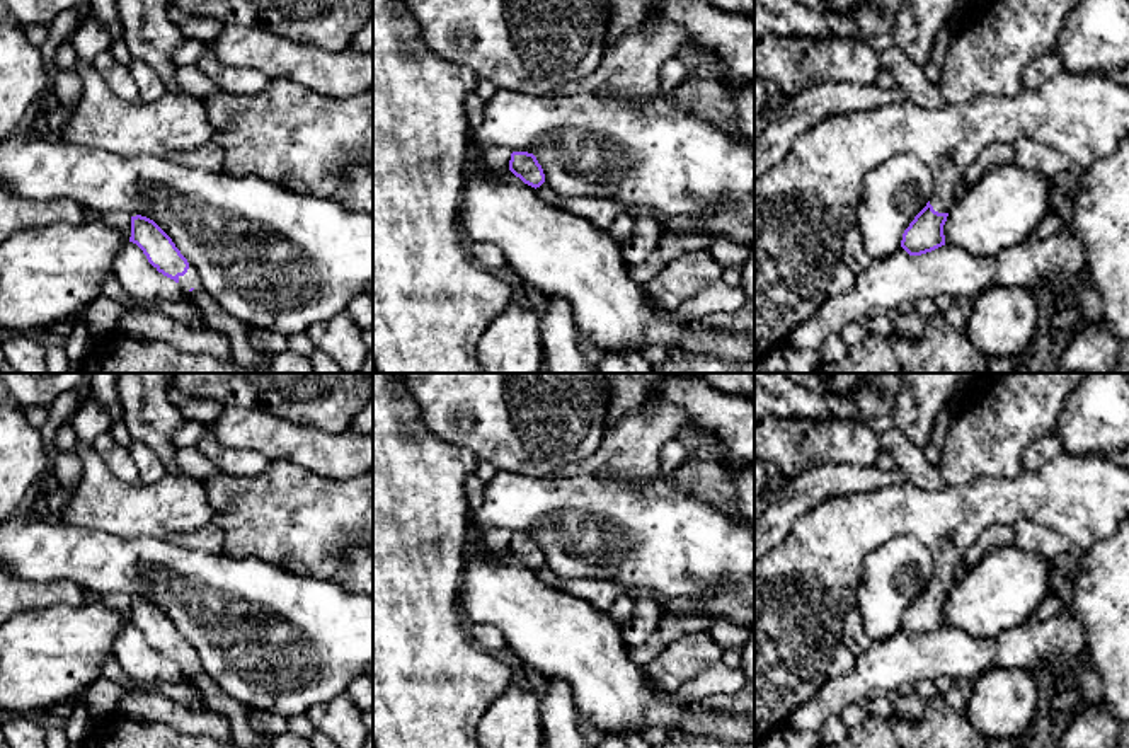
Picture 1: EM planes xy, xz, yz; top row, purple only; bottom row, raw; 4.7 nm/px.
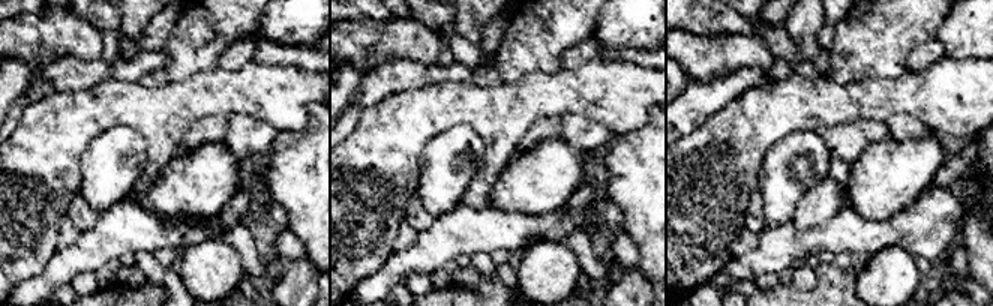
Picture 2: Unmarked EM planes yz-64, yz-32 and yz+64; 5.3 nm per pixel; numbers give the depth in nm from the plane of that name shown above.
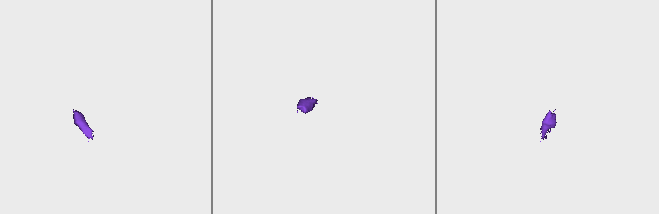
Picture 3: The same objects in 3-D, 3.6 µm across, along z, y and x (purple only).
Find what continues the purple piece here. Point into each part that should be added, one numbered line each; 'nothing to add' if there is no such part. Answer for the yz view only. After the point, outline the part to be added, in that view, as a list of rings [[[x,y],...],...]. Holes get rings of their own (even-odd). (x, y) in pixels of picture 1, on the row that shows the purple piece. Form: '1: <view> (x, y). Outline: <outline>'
1: yz (804, 207). Outline: [[[1061,72],[1040,89],[1013,97],[979,95],[964,104],[921,107],[909,99],[858,109],[804,131],[788,153],[754,181],[754,365],[829,296],[845,237],[857,227],[857,206],[867,172],[897,153],[913,153],[933,174],[930,204],[948,213],[962,172],[991,143],[1040,141],[1090,167],[1115,153],[1129,136],[1129,87],[1102,75]]]

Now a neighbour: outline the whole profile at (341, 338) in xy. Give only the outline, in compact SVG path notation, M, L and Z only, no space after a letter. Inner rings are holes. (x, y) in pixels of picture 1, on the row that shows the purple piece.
M347 312L313 324L307 329L307 336L315 349L325 353L344 373L358 373L370 353L363 341L363 329Z

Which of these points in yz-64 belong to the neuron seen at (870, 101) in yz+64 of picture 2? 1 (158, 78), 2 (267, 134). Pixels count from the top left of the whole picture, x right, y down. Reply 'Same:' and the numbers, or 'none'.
Same: none

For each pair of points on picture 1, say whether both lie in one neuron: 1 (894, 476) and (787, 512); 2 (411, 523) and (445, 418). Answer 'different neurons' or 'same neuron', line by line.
1: same neuron
2: different neurons

